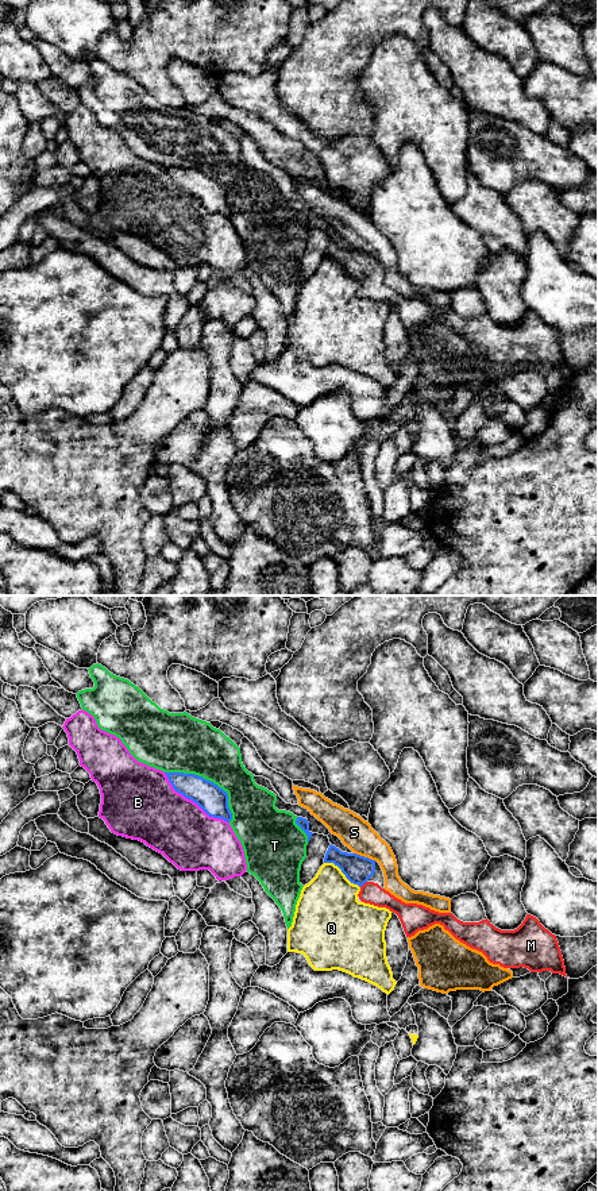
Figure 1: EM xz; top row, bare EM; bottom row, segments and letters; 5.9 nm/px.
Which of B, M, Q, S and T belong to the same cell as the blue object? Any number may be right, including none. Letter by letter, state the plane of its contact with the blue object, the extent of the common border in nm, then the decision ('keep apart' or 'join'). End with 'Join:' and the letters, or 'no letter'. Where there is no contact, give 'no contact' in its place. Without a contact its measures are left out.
B: meets blue in xz; contact 500 nm long; keep apart
M: meets blue in xz; contact 60 nm long; join
Q: meets blue in xz; contact 260 nm long; keep apart
S: meets blue in xz; contact 140 nm long; keep apart
T: meets blue in xz; contact 500 nm long; keep apart
Join: M

